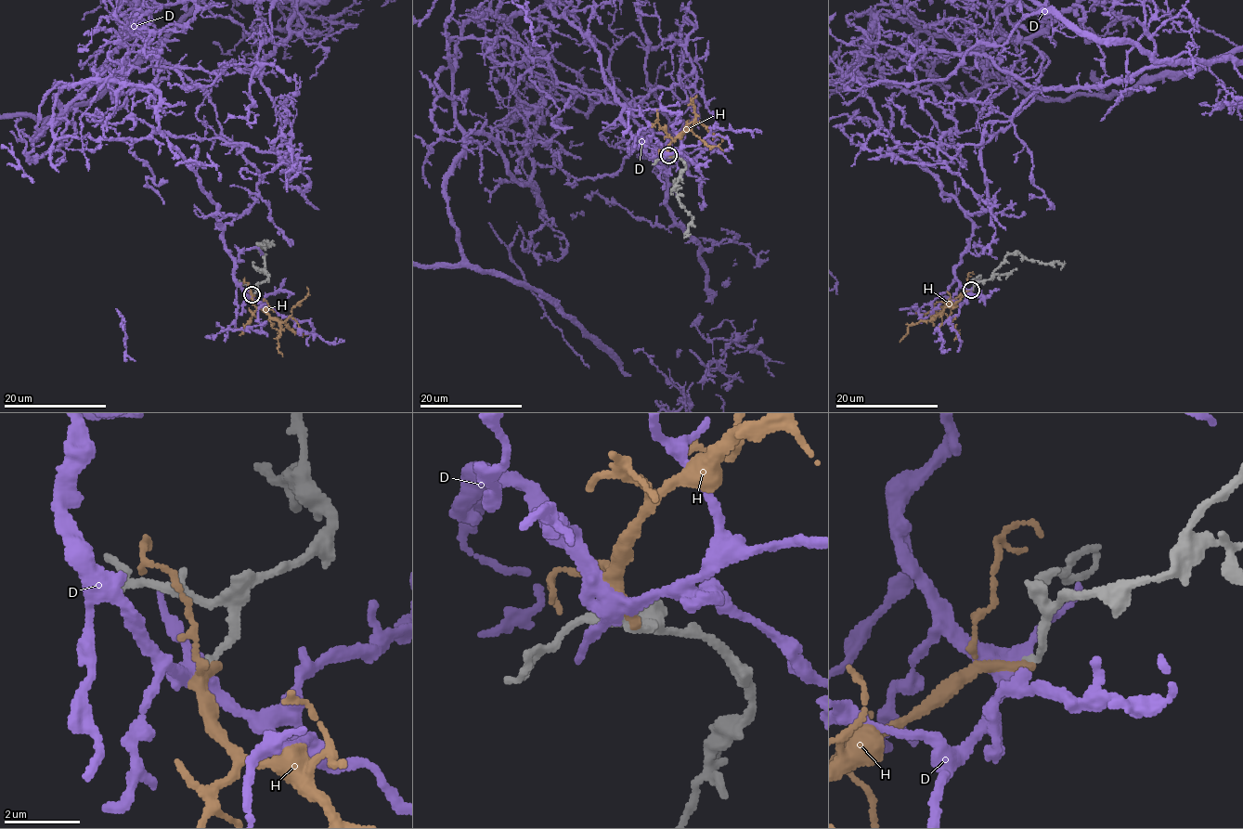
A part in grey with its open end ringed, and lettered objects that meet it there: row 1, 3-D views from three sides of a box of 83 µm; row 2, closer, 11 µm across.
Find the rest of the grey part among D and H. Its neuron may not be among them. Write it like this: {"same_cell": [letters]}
{"same_cell": ["D"]}

